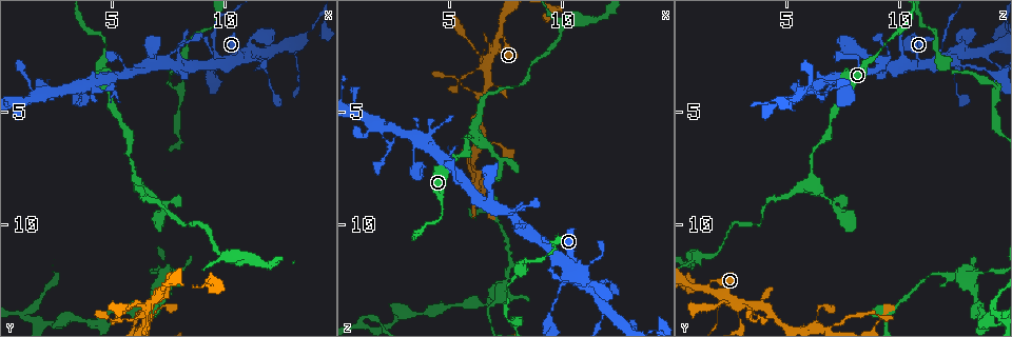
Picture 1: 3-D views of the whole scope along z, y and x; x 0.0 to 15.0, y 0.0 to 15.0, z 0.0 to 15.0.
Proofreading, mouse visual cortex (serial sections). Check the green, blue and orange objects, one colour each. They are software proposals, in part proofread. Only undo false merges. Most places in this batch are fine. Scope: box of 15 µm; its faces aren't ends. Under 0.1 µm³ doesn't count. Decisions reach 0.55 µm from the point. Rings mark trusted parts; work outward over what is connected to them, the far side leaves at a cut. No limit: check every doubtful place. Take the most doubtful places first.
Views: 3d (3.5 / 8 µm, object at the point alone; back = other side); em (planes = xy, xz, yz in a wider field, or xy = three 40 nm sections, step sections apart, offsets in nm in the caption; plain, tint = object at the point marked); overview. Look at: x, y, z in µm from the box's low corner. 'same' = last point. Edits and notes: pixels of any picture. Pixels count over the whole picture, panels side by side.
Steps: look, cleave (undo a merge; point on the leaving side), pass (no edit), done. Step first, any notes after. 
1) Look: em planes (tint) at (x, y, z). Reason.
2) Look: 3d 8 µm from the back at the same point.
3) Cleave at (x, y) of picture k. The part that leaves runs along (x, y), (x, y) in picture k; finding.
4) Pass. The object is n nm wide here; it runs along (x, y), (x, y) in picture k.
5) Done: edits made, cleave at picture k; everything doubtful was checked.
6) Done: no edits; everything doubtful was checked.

Look: 3d 3.5 µm from the back at (10.6, 2.7, 11.9). Narrows sharply.

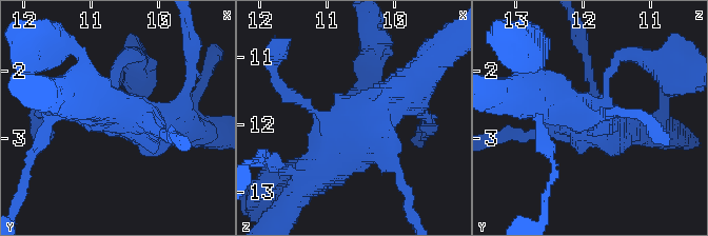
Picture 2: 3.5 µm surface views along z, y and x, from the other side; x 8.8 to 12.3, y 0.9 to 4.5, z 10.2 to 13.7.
Look: em xy step 5 (tint) at (10.65, 2.70, 11.85). Need the tissue.

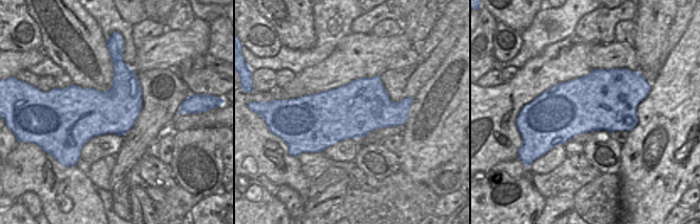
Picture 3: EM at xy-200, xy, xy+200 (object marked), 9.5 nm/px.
Pass. It runs along (125, 57), (109, 109), (174, 124) in picture 2; continuous, no second cell.

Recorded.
Look: 3d 3.5 µm at (7.3, 12.8, 1.4). Thick turns thin.

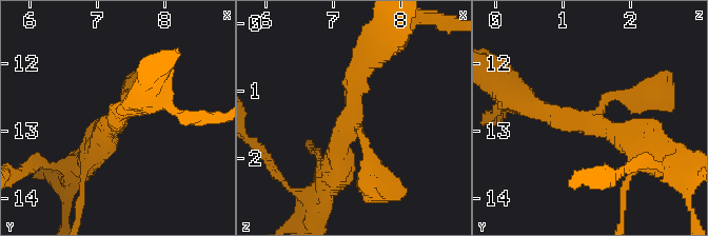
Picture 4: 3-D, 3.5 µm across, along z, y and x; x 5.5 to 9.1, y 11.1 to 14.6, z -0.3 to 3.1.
Look: em xy step 1 (plain) at (7.30, 12.85, 1.50).

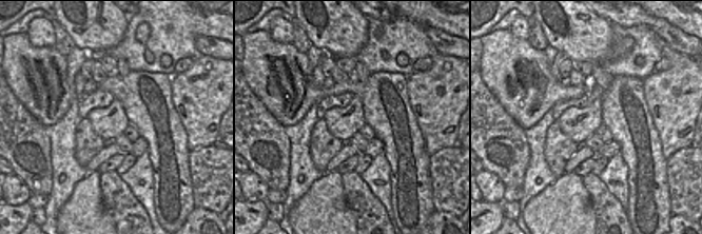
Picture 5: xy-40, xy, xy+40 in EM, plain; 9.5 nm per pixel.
Look: em xy step 1 (tint) at the same point.

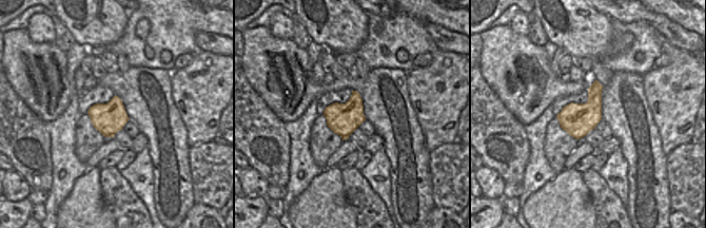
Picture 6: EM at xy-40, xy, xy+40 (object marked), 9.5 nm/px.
Pass. The arms are 200, 300, 400 nm wide; it runs along (135, 98), (125, 94), (93, 150) in picture 4; one cell here.

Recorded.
Look: 3d 8 µm at (6.8, 13.5, 2.6). Looks like a crossing.

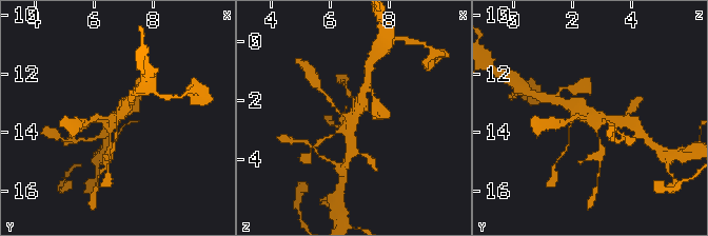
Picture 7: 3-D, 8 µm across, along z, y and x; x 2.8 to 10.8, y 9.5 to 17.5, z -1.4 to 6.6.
Look: em planes (tint) at (6.7, 13.5, 2.7).

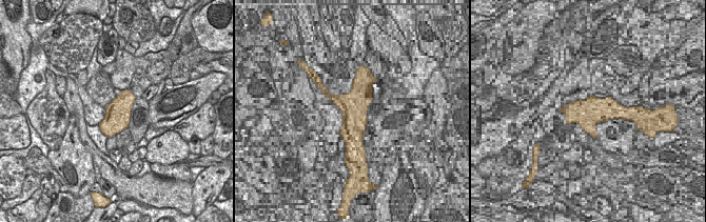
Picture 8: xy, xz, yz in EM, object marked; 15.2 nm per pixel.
Pass. Continuous, no second cell.

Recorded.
Done: no edits; everything doubtful was checked.

